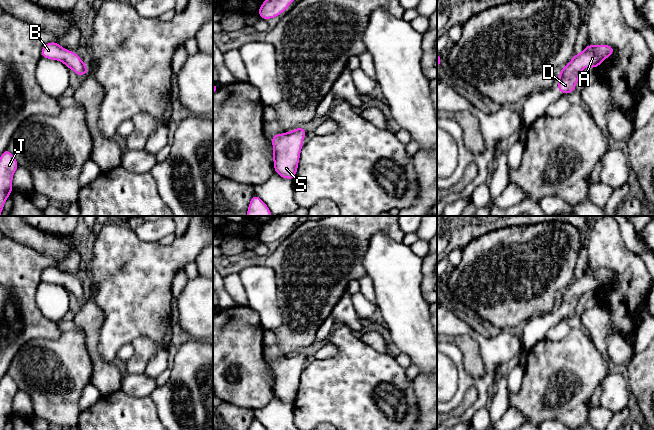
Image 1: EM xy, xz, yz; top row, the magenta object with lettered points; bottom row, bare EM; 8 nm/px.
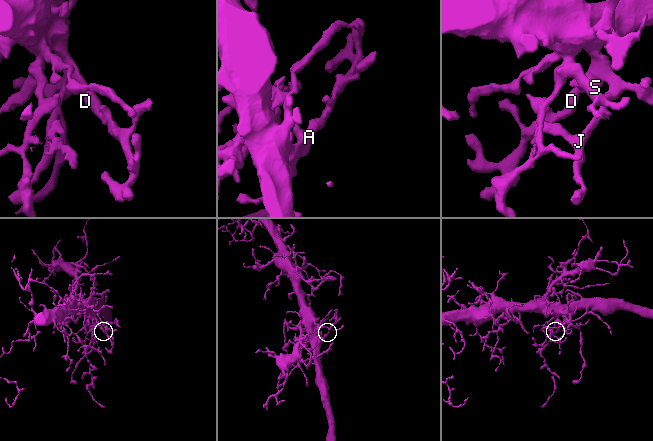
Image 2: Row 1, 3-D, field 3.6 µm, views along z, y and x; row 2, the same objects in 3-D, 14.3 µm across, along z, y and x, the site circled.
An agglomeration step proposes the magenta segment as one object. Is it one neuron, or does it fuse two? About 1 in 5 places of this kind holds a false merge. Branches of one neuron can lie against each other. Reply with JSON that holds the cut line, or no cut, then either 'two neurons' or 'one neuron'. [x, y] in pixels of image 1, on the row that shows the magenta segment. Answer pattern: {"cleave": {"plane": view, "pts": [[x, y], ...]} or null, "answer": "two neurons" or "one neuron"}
{"cleave": null, "answer": "one neuron"}

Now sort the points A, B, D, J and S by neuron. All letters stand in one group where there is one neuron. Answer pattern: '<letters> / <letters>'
A B D J S

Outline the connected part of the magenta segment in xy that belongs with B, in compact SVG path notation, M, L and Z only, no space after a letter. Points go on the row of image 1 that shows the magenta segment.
M51 42L42 47L42 57L63 62L72 69L78 76L87 74L87 66L75 52L62 48L58 43Z

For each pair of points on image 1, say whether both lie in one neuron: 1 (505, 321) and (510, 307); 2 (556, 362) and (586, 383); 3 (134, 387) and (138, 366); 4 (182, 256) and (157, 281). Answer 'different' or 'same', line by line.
1: same
2: same
3: different
4: same

